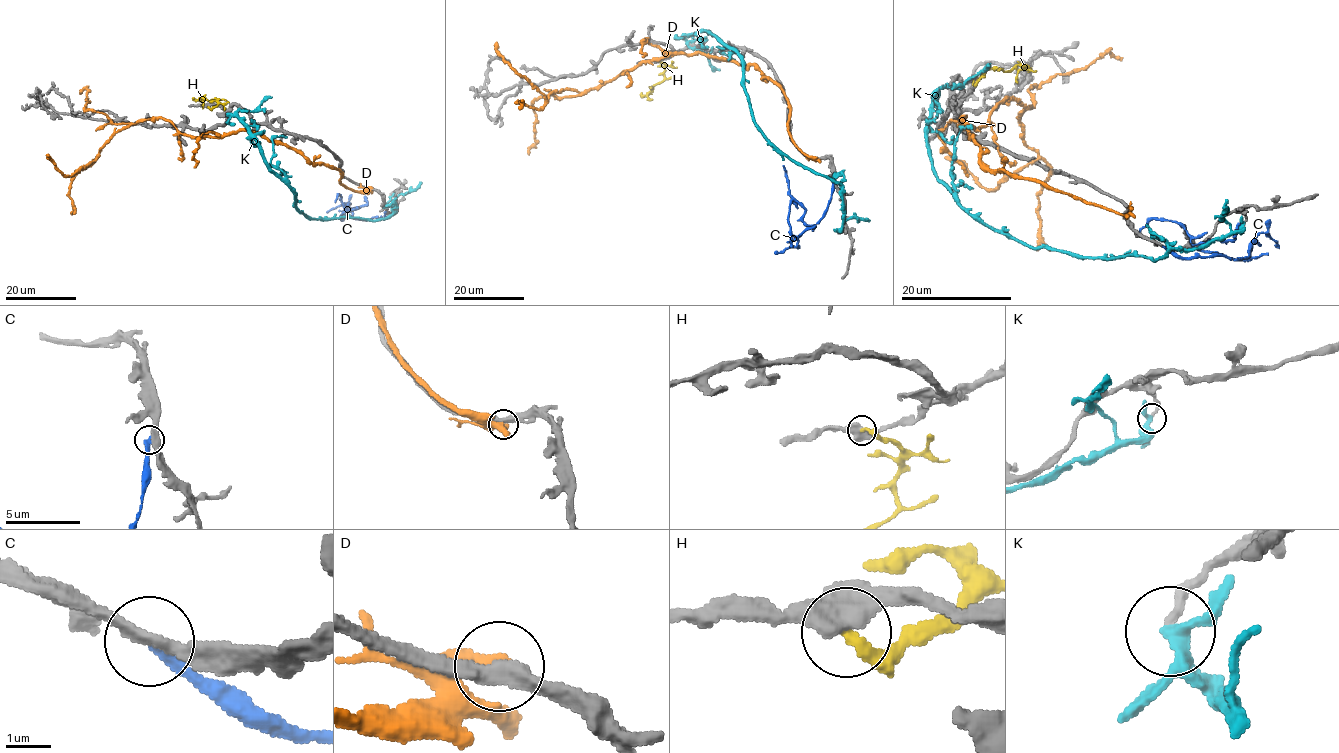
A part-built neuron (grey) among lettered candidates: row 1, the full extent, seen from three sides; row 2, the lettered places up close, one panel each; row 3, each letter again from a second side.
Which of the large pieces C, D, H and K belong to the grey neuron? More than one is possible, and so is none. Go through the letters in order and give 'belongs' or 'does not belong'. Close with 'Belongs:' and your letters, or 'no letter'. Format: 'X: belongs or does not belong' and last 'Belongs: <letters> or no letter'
C: does not belong
D: does not belong
H: does not belong
K: does not belong
Belongs: no letter

